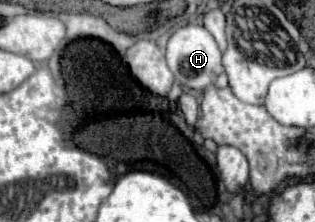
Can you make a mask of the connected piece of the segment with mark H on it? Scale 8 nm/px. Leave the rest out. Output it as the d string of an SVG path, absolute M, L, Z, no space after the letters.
M184 25L176 29L166 45L166 63L178 83L186 85L194 91L204 91L208 85L216 81L216 77L224 71L222 67L222 53L214 41L214 37L202 25Z

